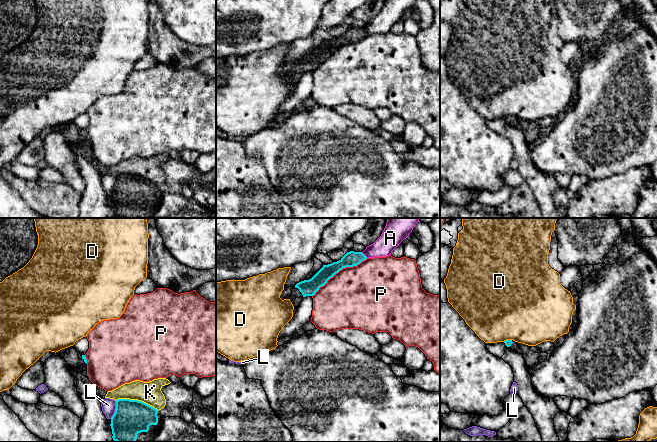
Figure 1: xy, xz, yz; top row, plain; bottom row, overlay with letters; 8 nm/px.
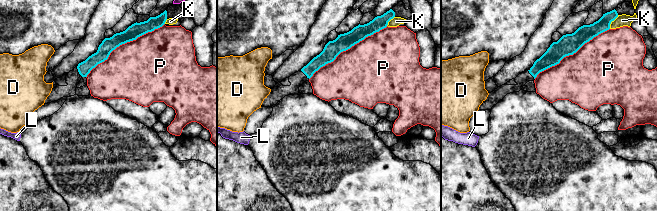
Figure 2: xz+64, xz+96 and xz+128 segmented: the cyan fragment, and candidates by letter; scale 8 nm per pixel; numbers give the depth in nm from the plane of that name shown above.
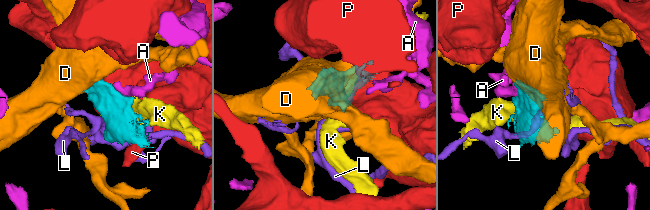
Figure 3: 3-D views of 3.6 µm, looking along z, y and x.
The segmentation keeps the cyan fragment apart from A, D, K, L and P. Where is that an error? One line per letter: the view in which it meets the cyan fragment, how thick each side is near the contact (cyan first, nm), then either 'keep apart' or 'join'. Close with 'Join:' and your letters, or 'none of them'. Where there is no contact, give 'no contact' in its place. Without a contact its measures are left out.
A: contact in xz; calibres 120 and 160 nm; keep apart
D: contact in yz; calibres 50 and 500 nm; keep apart
K: contact in xy; calibres 280 and 180 nm; keep apart
L: contact in xy; calibres 280 and 120 nm; keep apart
P: contact in xz; calibres 120 and 480 nm; keep apart
Join: none of them

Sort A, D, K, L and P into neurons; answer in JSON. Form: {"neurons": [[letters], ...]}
{"neurons": [["A"], ["D"], ["K"], ["L"], ["P"]]}

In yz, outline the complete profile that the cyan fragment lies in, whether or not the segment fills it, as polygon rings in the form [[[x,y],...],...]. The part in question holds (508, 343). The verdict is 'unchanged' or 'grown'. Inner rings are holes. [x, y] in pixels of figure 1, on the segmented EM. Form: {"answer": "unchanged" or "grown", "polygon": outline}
{"answer": "grown", "polygon": [[[506,340],[504,343],[513,351],[522,354],[526,365],[532,370],[544,362],[548,356],[547,353],[540,351],[536,346],[528,346],[512,340]]]}

